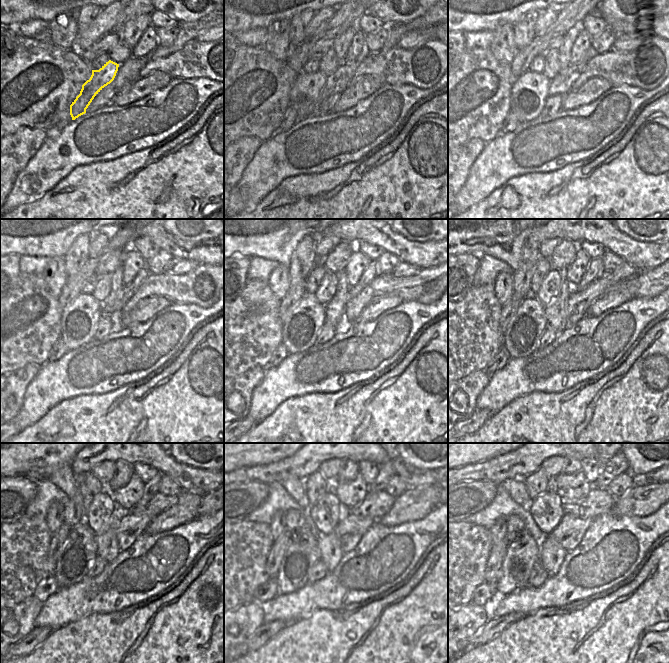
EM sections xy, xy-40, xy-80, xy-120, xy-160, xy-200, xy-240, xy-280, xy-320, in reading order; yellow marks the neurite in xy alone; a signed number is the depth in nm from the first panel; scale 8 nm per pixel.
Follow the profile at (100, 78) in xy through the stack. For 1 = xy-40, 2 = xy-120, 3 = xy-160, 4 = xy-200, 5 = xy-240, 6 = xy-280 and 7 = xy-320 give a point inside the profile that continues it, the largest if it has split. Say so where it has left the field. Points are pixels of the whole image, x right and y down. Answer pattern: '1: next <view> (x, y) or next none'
1: next xy-40 (304, 98)
2: next xy-120 (79, 320)
3: next xy-160 (301, 325)
4: next xy-200 (522, 336)
5: next xy-240 (79, 550)
6: next xy-280 (302, 553)
7: next xy-320 (522, 554)

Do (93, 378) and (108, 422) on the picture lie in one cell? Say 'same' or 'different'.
different

